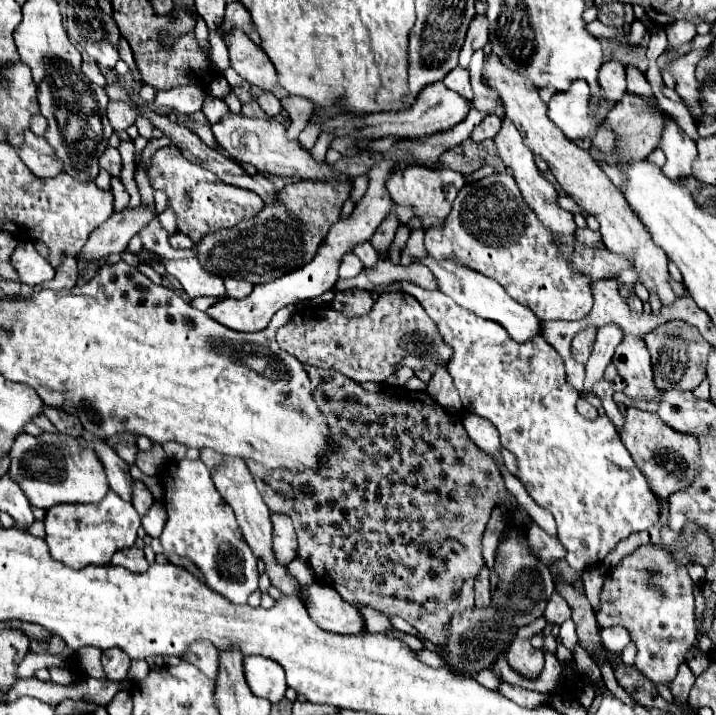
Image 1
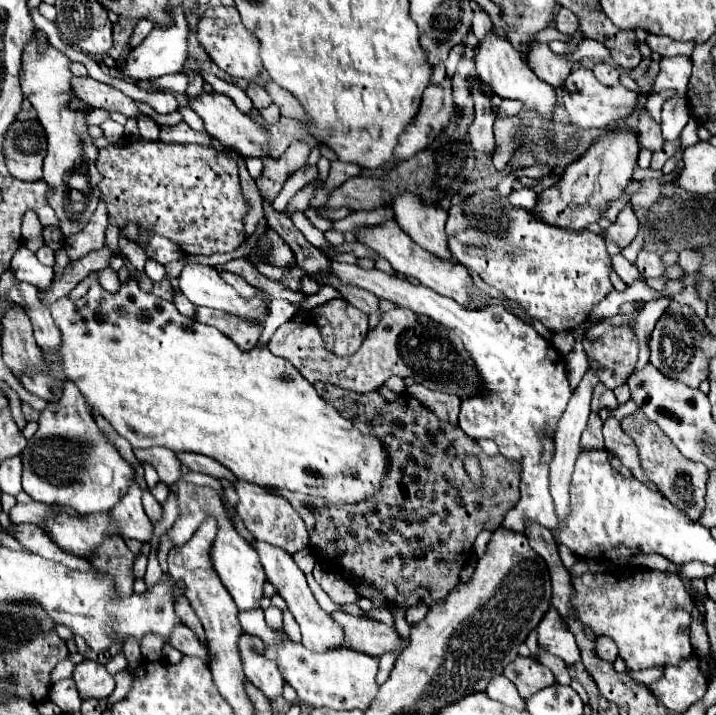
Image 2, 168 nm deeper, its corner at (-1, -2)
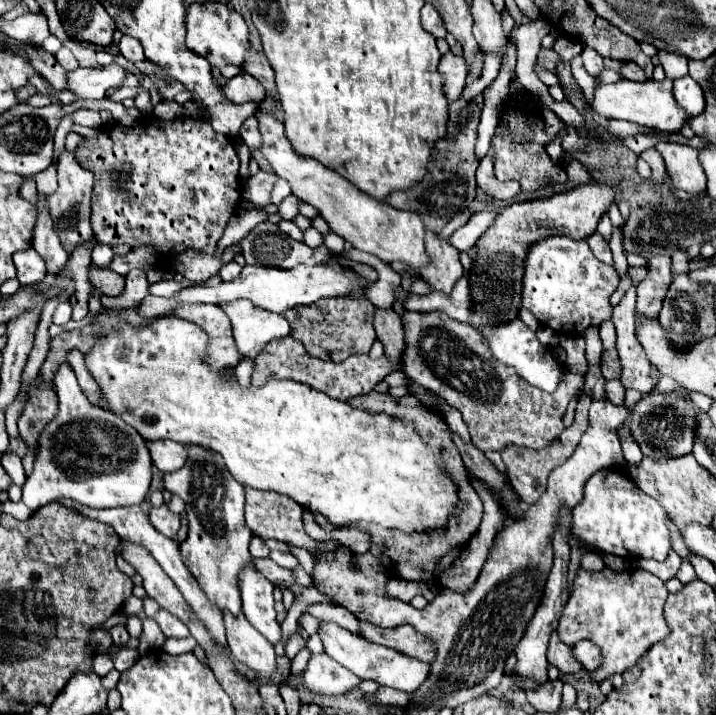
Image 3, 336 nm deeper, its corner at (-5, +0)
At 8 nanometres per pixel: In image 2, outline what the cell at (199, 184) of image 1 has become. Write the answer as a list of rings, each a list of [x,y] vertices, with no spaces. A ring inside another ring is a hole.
[[[138,141],[126,145],[108,145],[98,151],[96,169],[102,173],[100,191],[108,203],[110,221],[124,227],[128,221],[138,221],[140,227],[148,227],[154,233],[180,245],[184,253],[214,255],[238,249],[244,243],[244,217],[250,211],[248,201],[242,195],[236,161],[210,147],[178,145],[162,141]]]

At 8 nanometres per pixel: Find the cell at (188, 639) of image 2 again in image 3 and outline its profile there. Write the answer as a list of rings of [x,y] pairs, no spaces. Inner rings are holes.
[[[160,609],[160,611],[154,615],[154,621],[160,625],[160,629],[162,629],[162,633],[164,633],[166,637],[188,637],[188,635],[190,635],[188,627],[186,627],[178,617],[174,617],[172,613],[168,613],[168,611],[164,611],[164,609]]]

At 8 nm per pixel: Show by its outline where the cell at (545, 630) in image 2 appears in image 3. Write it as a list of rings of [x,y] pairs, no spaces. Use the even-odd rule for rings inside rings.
[[[552,633],[552,637],[550,637],[548,663],[554,665],[562,675],[566,675],[566,673],[578,673],[582,669],[582,665],[572,657],[572,647],[560,643],[558,637],[556,637],[556,633]]]

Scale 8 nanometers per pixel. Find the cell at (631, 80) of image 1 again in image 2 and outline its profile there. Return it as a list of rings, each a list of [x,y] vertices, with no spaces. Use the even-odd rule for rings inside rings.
[[[640,109],[638,111],[640,123],[638,123],[638,133],[640,133],[640,141],[642,147],[650,149],[650,151],[660,151],[662,149],[662,133],[660,133],[660,125],[650,117],[648,109]]]

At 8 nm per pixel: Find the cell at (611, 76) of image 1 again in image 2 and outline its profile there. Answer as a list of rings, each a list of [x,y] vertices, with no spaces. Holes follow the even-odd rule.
[[[596,63],[592,71],[594,71],[596,79],[598,79],[600,83],[608,85],[608,87],[612,87],[612,85],[618,85],[618,83],[620,83],[620,71],[618,71],[616,67],[608,65],[608,63]]]

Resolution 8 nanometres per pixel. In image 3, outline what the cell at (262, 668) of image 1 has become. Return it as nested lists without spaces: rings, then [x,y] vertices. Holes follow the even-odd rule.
[[[224,611],[224,627],[228,635],[228,647],[240,663],[248,665],[260,677],[268,677],[276,671],[274,647],[248,623],[244,613],[234,617],[232,613]]]

